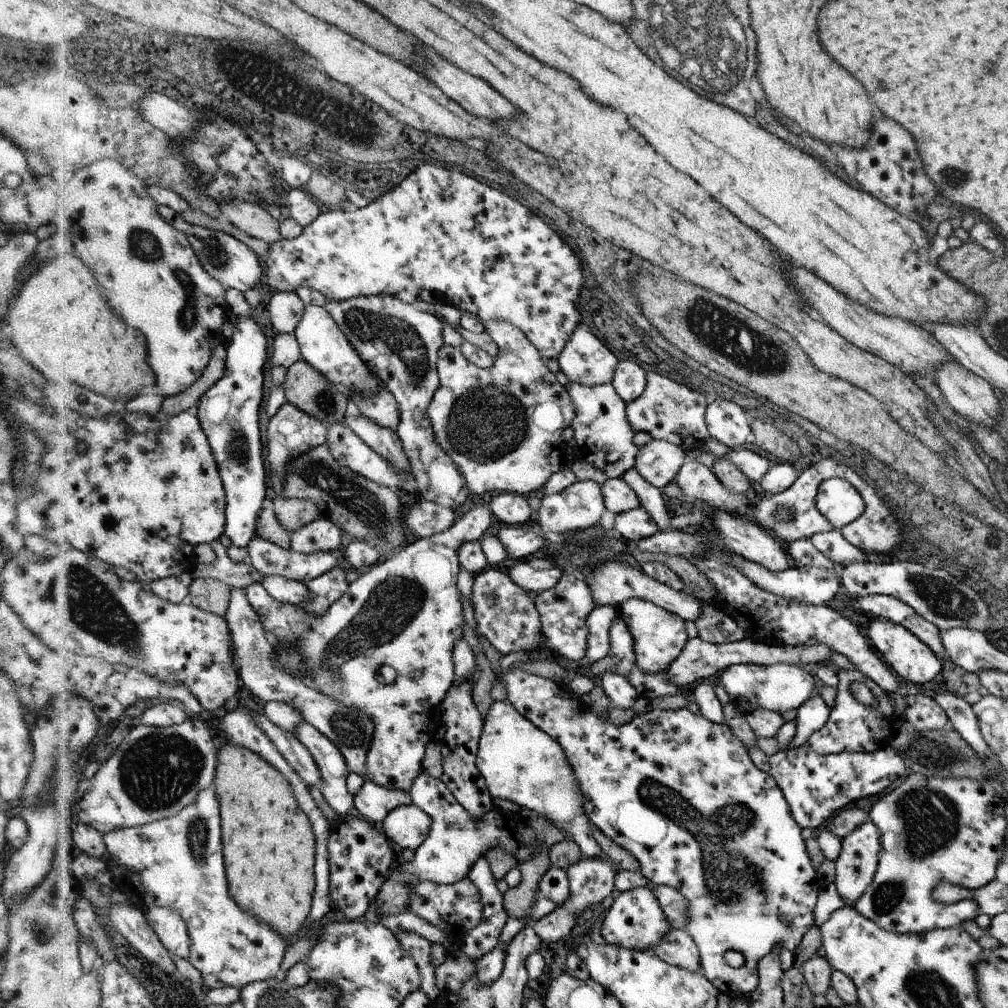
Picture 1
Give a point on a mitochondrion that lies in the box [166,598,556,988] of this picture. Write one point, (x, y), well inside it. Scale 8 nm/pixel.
(198, 831)

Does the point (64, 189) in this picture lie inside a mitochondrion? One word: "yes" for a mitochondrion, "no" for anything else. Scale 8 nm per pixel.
no

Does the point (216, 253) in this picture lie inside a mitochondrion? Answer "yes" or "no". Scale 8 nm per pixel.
yes

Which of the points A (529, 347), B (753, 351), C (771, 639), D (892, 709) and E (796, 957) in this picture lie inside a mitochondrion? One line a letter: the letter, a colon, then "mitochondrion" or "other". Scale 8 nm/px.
A: other
B: mitochondrion
C: other
D: other
E: other

